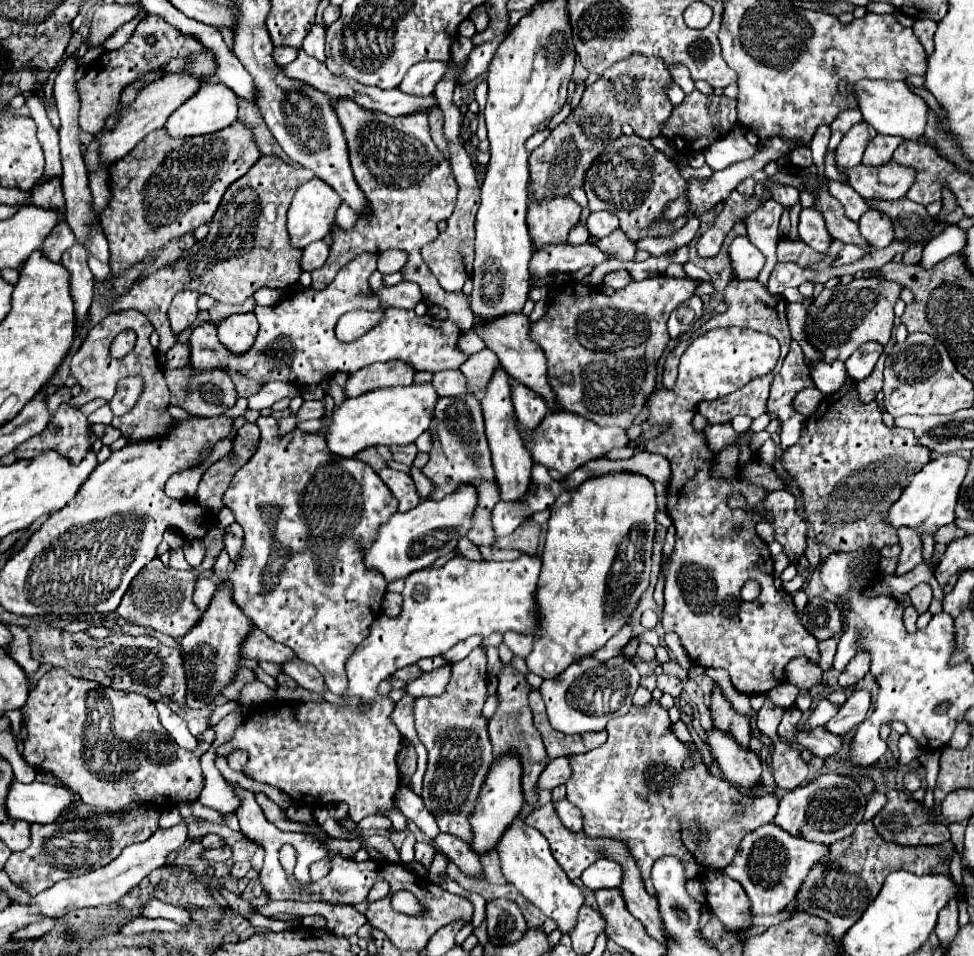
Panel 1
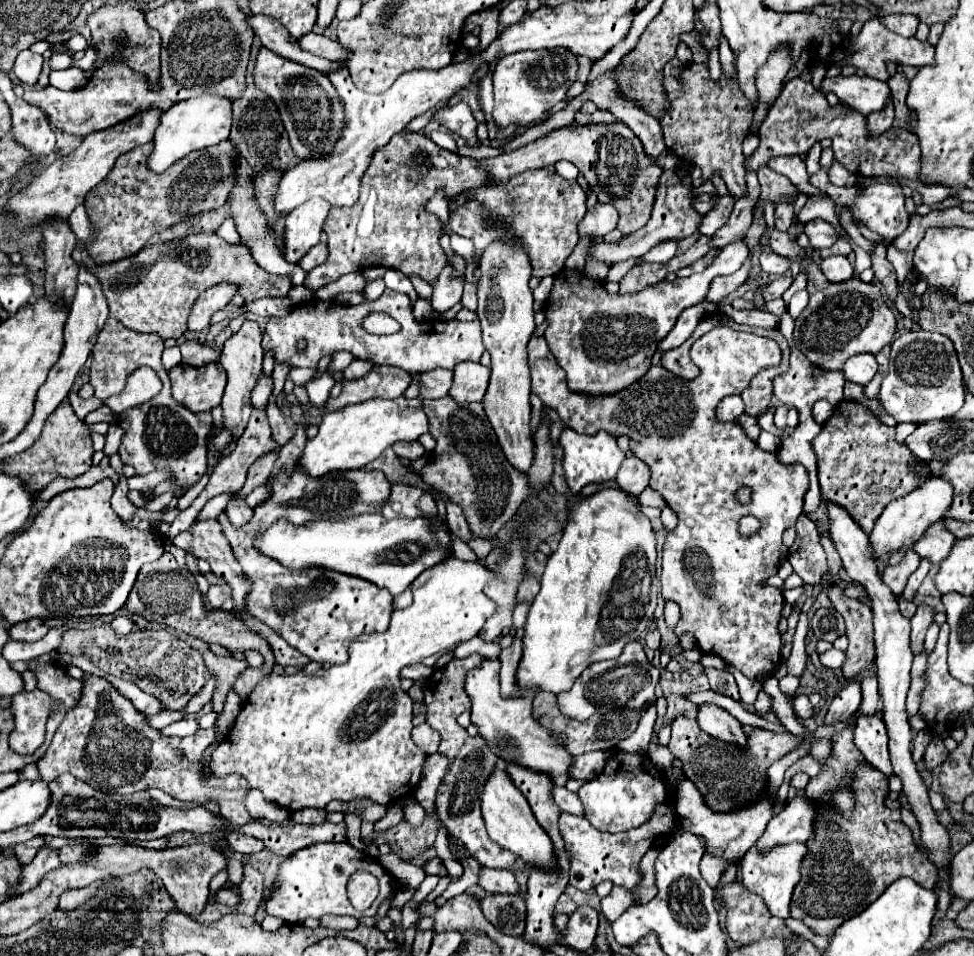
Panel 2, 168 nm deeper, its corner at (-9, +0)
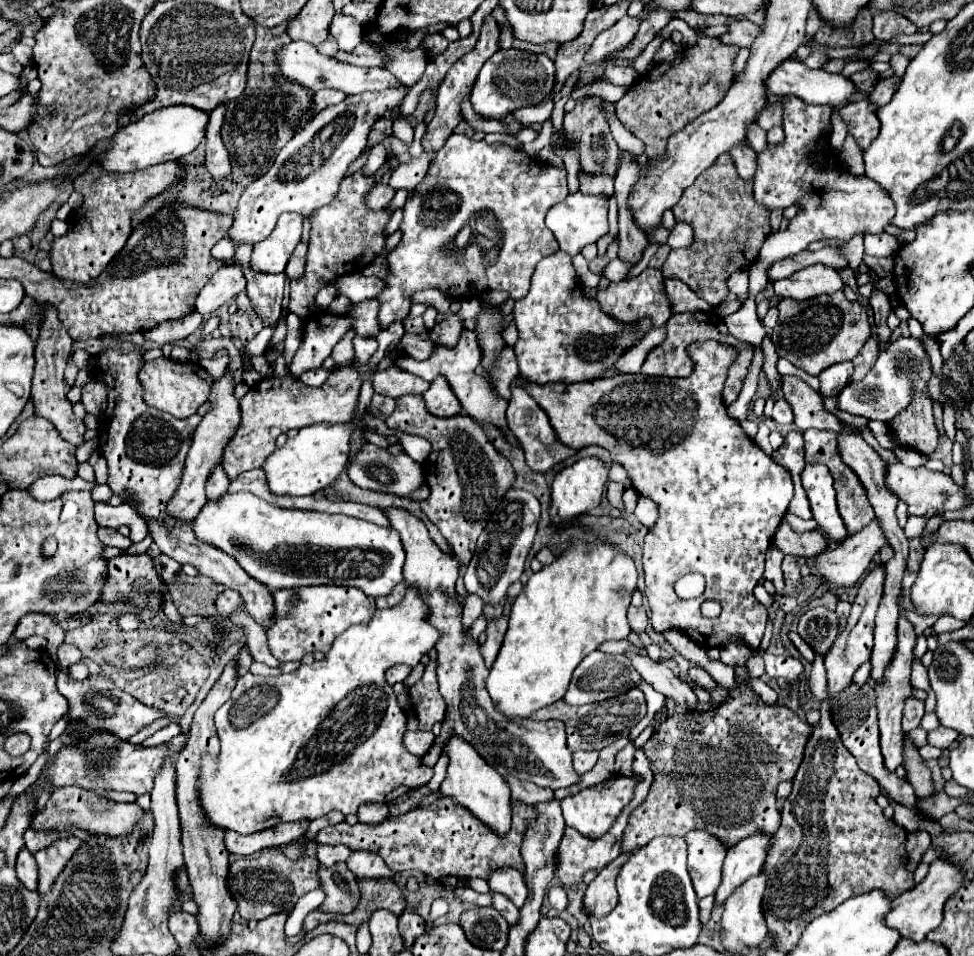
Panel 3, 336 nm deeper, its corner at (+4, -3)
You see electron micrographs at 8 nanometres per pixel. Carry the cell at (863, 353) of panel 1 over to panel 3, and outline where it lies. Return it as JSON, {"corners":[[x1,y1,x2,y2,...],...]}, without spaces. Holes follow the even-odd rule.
{"corners":[[840,362,836,366,830,366,828,370,824,370,824,374,820,374,820,392,824,396,840,394,840,390,844,390,844,386,850,384,852,372,854,372,852,362]]}

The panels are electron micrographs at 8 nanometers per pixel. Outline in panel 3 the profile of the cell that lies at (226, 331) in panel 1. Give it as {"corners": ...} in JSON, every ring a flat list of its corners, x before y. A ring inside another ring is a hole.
{"corners":[[230,368,226,370,226,374,222,378,214,380,214,384,212,384,212,392,210,392,212,408,202,418,202,422,198,424,198,428,194,432,192,446,190,446,190,452,186,456,186,466,184,466,180,488,176,490,174,498,168,502,168,512,172,516,176,516,178,520,182,520,182,522,194,520,196,514,200,514,200,510,204,508,204,504,206,504,206,494,204,494,206,482,208,482,210,474,214,472,214,468,220,464,226,446,230,444,232,436,238,430,240,406,238,406,238,400,234,396,234,386,236,386,236,380,234,380,234,372]]}

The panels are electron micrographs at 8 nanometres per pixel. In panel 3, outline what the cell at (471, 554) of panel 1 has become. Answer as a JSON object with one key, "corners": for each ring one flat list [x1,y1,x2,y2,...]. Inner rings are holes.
{"corners":[[366,444,364,450,356,456,352,456,352,464,348,466,350,480,358,484,360,488,368,490,380,490,380,492,392,492,398,496,408,496,422,488,424,484,424,474,422,474,422,464,414,462,408,454,392,456,388,454,386,448,378,448,374,444]]}

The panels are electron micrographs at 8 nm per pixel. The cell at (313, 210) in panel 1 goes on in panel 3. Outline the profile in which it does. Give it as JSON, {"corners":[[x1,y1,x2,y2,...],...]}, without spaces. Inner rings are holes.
{"corners":[[286,212,278,218,274,232,254,244,252,252,252,268,260,272,284,272,296,244,302,238,302,216,296,212]]}

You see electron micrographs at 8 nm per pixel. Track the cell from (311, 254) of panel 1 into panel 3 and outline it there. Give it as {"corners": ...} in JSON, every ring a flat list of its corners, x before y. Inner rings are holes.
{"corners":[[300,242,300,244,296,246,296,250,294,250,294,254,292,254,292,258,290,258,290,262,288,262,288,266,286,266,286,270,284,270,288,278,298,278,298,276,304,272,306,252,308,252,308,244]]}

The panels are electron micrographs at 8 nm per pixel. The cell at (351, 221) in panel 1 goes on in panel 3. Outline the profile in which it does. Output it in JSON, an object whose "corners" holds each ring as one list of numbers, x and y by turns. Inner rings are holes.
{"corners":[[406,86,386,88,380,92,364,92,348,96,344,102,318,112,312,122,300,128,294,138,280,150,272,168,244,190,234,212,234,224,228,230,228,236,236,244,256,244,272,234,280,214,298,212,302,216,308,216,310,212,330,204,336,198,340,182,344,180,348,168,360,156,360,152,364,152,372,126,384,114,398,110,406,94]]}

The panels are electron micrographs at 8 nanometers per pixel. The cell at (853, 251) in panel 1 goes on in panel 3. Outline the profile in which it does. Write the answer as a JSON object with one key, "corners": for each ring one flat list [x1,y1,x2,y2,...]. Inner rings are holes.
{"corners":[[822,264,806,266,804,270,790,274,780,282,774,282,774,290,778,296,796,298,796,300,814,298,820,294,832,294,836,290,842,290,842,286,844,282,840,274]]}

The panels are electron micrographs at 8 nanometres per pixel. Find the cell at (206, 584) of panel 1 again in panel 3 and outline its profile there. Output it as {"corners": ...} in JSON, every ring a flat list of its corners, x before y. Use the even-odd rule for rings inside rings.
{"corners":[[224,590,224,592,218,594,218,598,216,598,216,610,218,610,218,614,222,614,222,616,230,614,232,610,238,610,240,606,244,606,244,602,242,602,240,594,236,594,236,590]]}

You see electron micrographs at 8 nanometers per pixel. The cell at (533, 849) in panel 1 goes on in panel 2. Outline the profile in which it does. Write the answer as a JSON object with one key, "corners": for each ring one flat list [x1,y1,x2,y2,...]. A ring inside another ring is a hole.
{"corners":[[499,767,491,771,481,791,481,815,483,815,489,837,495,843,499,843,503,849,523,857,529,865,539,865,545,869,553,867,555,855,553,855,553,843,549,835,537,823,527,799,521,795,521,791,517,791,517,787,513,787,513,781,509,779,509,775,505,775,505,771]]}

